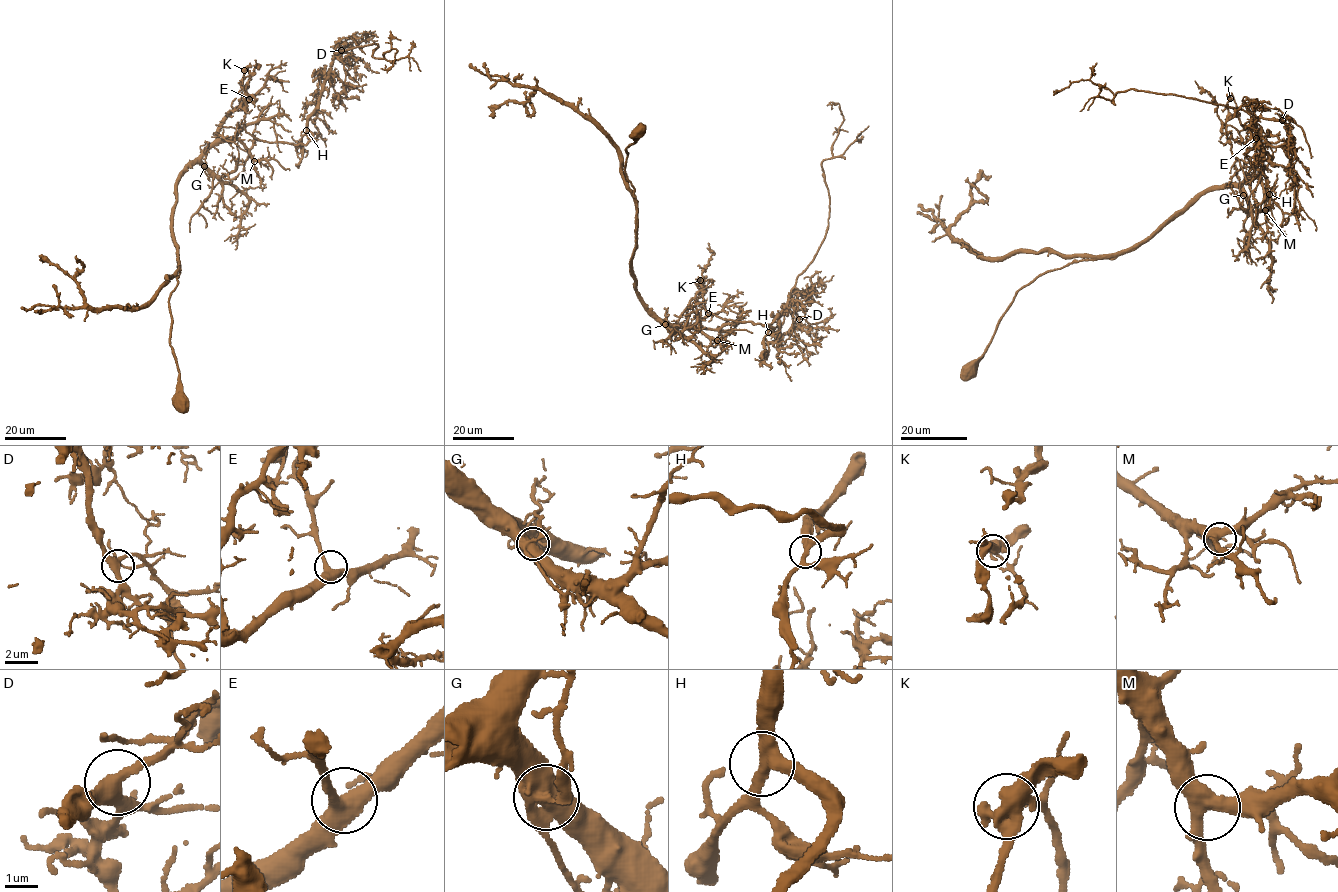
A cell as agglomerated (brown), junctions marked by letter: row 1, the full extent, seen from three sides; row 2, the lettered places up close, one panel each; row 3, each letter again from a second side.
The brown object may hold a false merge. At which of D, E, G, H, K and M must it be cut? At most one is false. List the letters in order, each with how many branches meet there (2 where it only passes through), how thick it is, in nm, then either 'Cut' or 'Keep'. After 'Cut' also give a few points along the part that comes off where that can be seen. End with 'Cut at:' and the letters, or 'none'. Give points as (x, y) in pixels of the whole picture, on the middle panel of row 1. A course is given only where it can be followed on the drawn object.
D: Branches: 3. Thickness 380 nm. Keep
E: Branches: 3. Thickness 440 nm. Keep
G: Branches: 3. Thickness 480 nm. Keep
H: Branches: 3. Thickness 340 nm. Keep
K: Branches: 3. Thickness 460 nm. Cut. Course of the part to remove: (700, 280), (706, 309), (774, 328), (828, 224), (821, 163), (833, 156), (842, 122), (839, 105), (831, 109)
M: Branches: 3. Thickness 420 nm. Keep
Cut at: K

